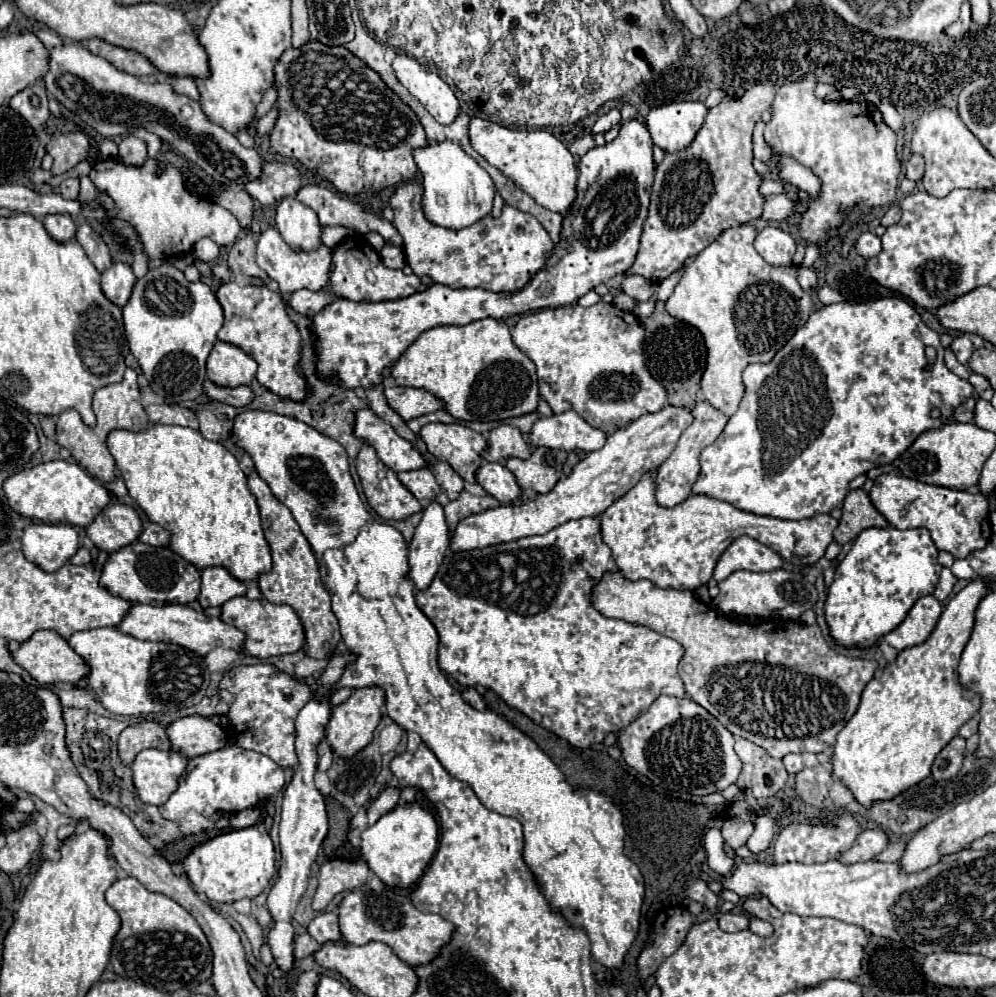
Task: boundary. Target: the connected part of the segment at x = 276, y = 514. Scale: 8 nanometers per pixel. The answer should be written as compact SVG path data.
M252 472L248 476L248 488L250 488L252 496L256 498L264 536L270 544L270 552L272 552L272 560L274 560L272 572L262 574L258 578L258 586L268 602L288 604L296 610L296 614L304 626L304 634L306 634L306 656L316 658L316 660L320 660L320 658L326 660L326 658L330 658L330 650L336 650L336 646L340 642L340 630L338 630L338 620L330 608L330 594L322 584L314 552L312 552L308 540L304 538L304 534L300 532L296 520L292 518L290 510L274 498L268 484L256 472Z

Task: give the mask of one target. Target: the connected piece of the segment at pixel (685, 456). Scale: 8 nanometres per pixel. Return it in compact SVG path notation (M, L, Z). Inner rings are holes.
M698 402L694 408L692 408L692 414L694 414L694 422L682 432L674 452L670 454L670 458L658 468L656 476L654 476L654 484L656 484L656 502L664 508L672 508L680 502L684 502L688 496L690 496L690 488L692 484L696 482L698 478L698 472L700 472L700 464L698 464L698 458L700 458L700 452L702 448L706 448L708 444L712 444L724 430L726 422L728 422L728 416L722 416L722 412L718 412L716 408L710 408L710 404L706 402Z

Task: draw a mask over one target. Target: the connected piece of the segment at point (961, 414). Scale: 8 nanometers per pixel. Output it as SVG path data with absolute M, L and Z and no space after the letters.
M970 396L964 404L960 404L956 410L954 410L954 420L958 422L972 422L974 420L974 406L978 402L978 396Z

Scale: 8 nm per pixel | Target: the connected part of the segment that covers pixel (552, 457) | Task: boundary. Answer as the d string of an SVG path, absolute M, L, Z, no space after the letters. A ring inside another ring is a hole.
M536 448L528 460L510 458L506 466L518 478L518 484L522 488L532 488L538 494L546 494L554 488L554 484L562 476L564 462L566 462L564 450Z

